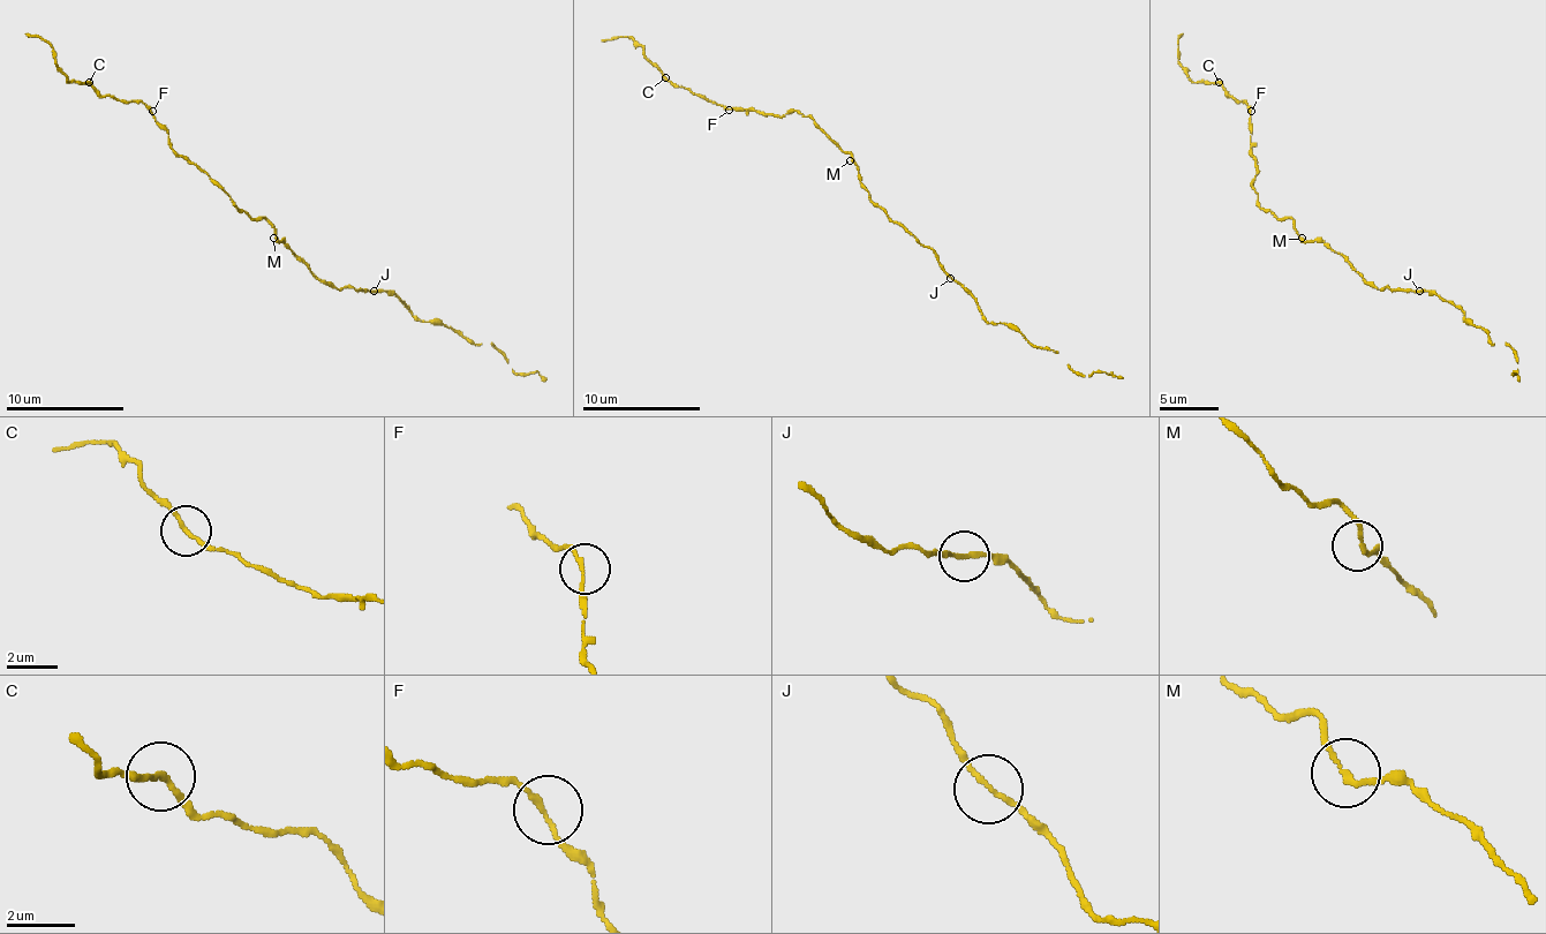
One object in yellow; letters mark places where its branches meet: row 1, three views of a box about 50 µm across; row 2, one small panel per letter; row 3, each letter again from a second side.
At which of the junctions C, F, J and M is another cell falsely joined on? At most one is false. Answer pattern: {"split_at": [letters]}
{"split_at": []}

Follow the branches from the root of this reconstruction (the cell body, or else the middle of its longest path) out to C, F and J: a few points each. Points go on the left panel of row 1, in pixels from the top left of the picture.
C: (283, 241), (265, 217), (241, 211), (182, 158), (141, 103), (103, 96), (88, 82)
F: (283, 241), (265, 217), (241, 211), (205, 173), (173, 150), (152, 111)
J: (283, 241), (321, 279), (339, 288), (374, 291)

